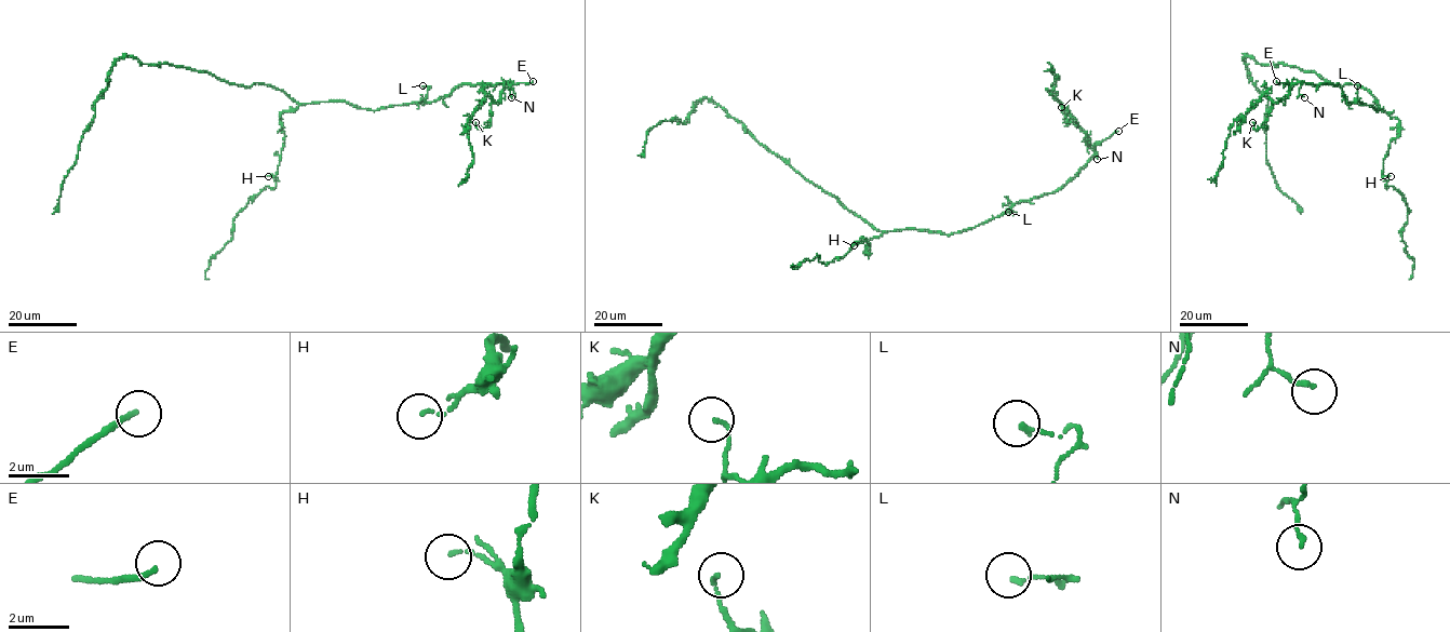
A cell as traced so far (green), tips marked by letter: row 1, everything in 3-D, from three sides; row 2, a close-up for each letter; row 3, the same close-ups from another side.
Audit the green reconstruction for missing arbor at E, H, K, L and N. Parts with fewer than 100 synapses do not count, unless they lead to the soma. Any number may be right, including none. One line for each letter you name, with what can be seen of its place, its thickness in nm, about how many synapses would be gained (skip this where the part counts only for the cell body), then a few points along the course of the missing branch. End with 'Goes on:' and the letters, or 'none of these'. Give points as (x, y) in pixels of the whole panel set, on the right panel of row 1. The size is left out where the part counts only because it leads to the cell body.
E: at (1276, 81); 160 nm thick; missing branch runs (1276, 81), (1256, 76), (1262, 84), (1287, 96), (1286, 106)
Goes on: E

